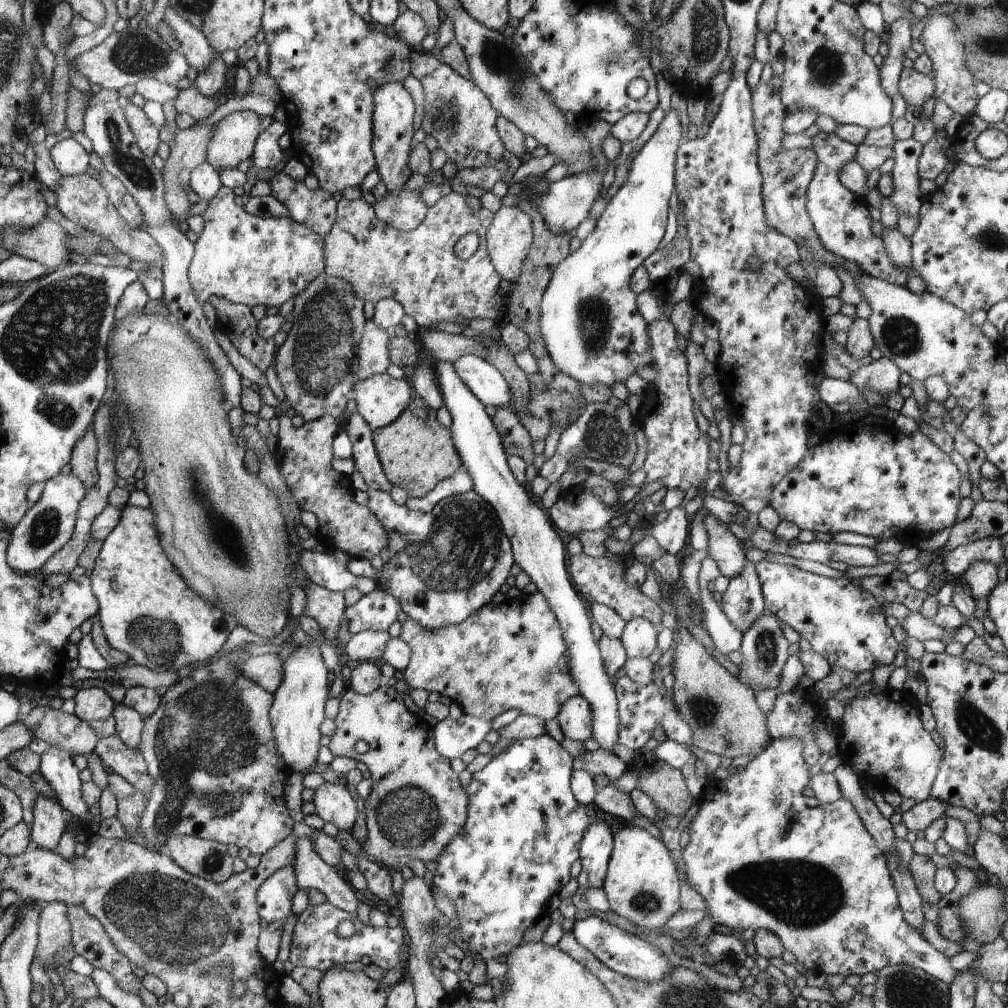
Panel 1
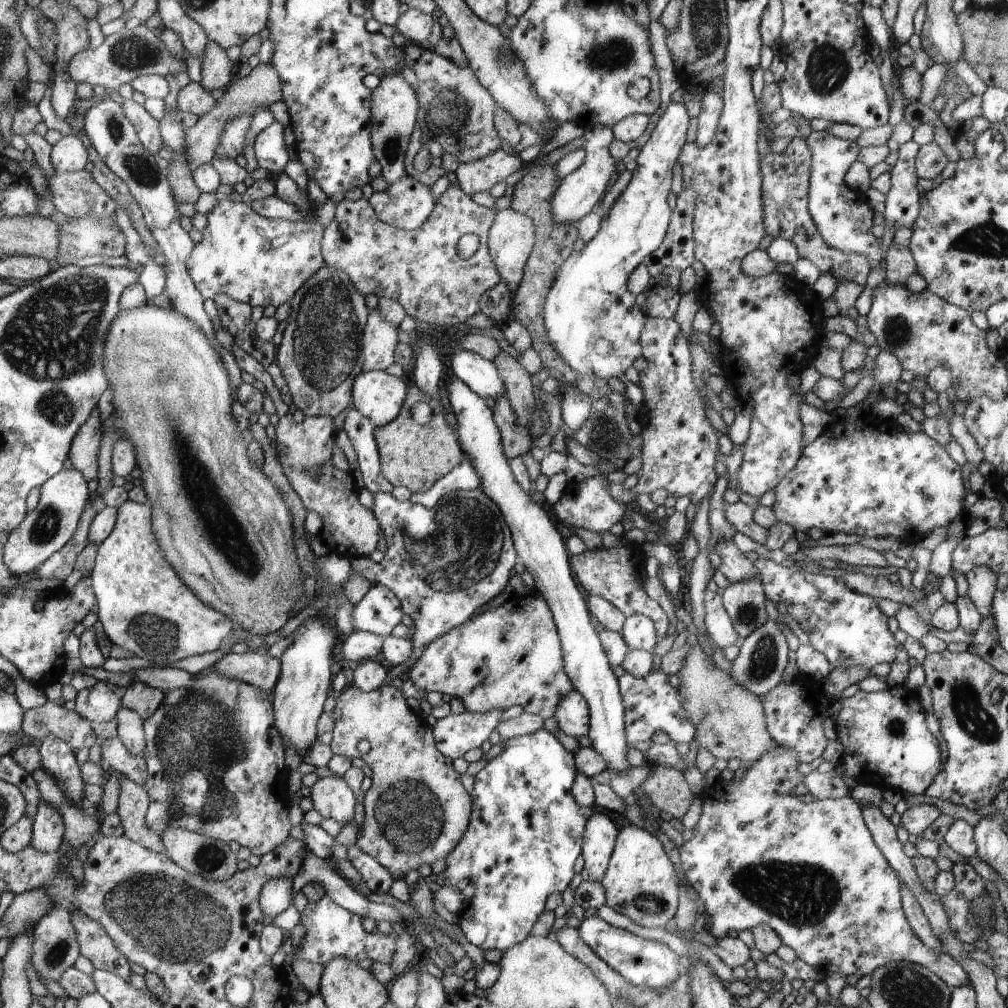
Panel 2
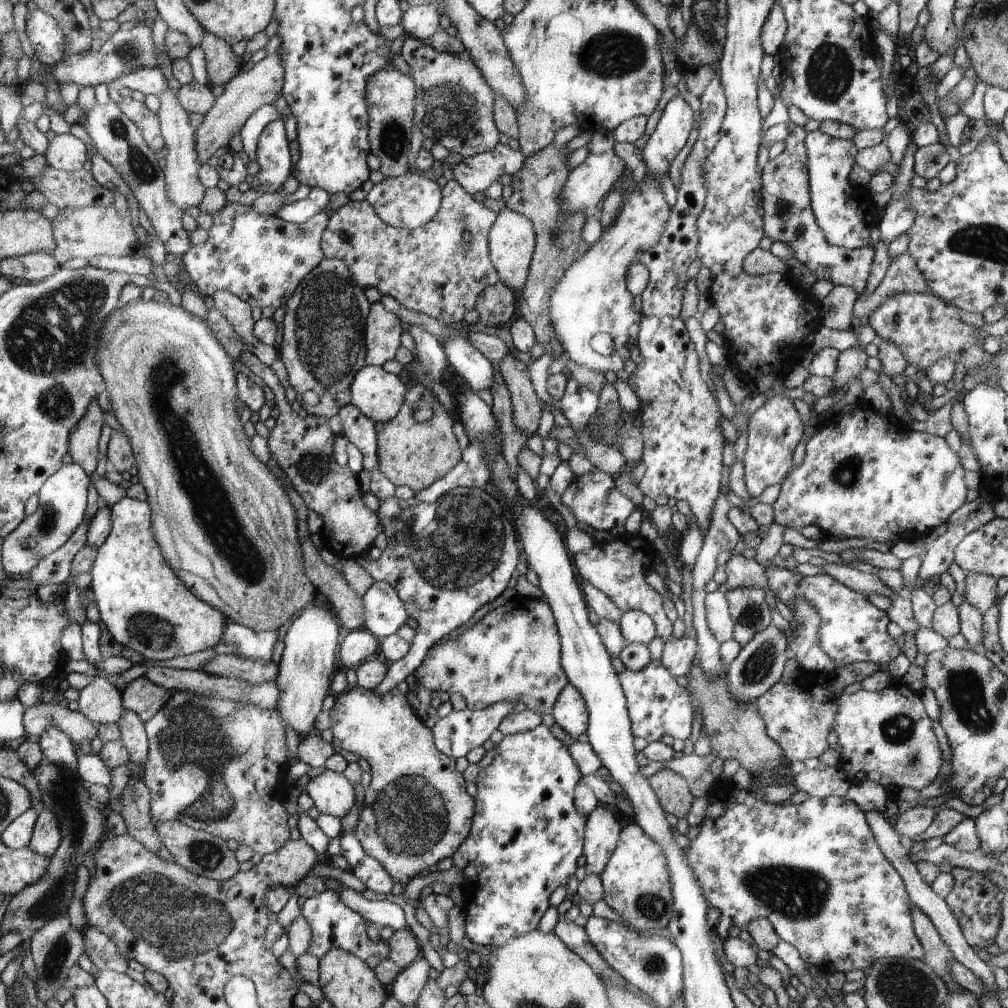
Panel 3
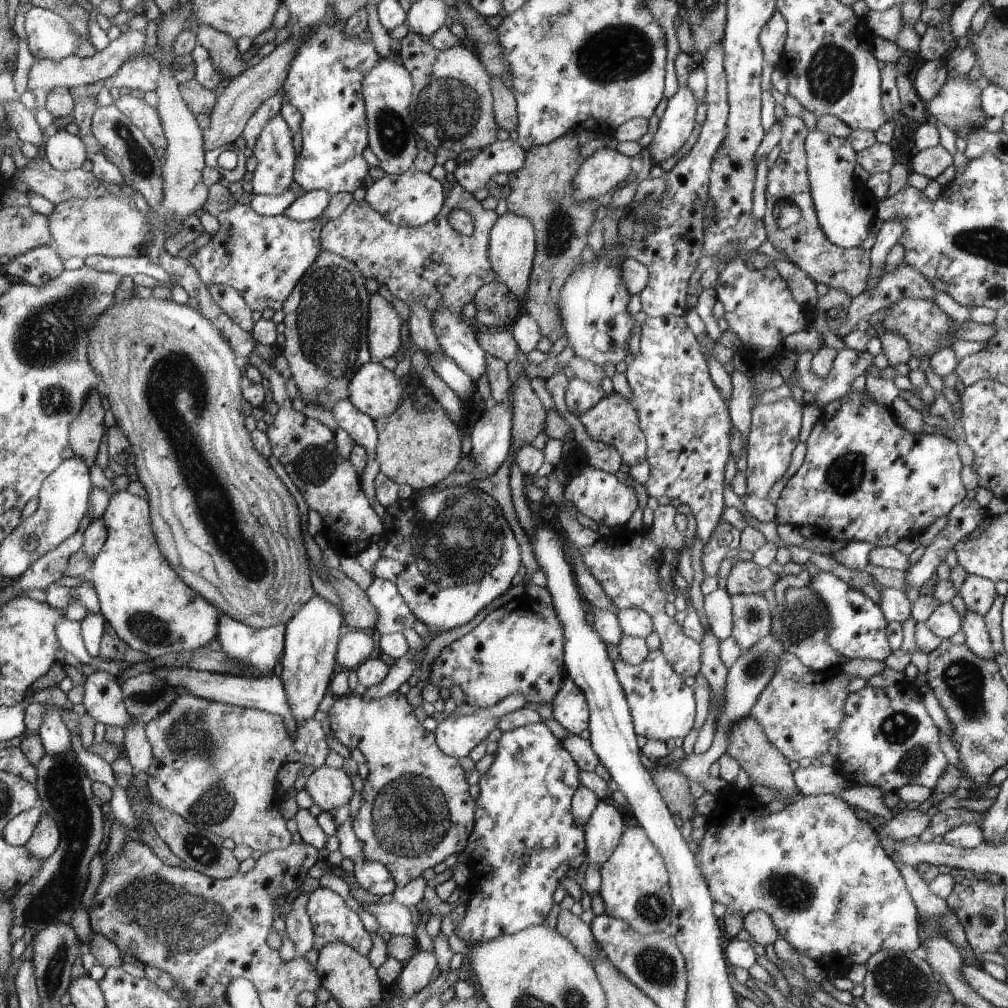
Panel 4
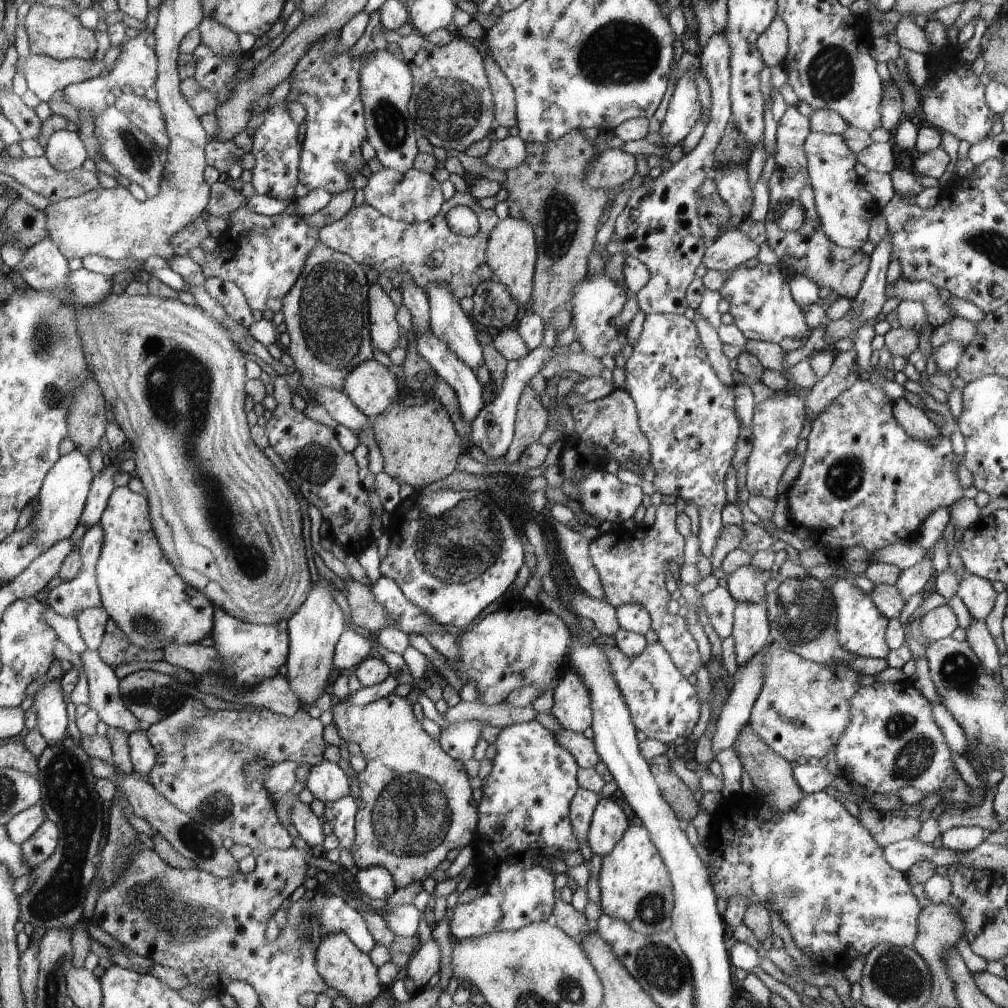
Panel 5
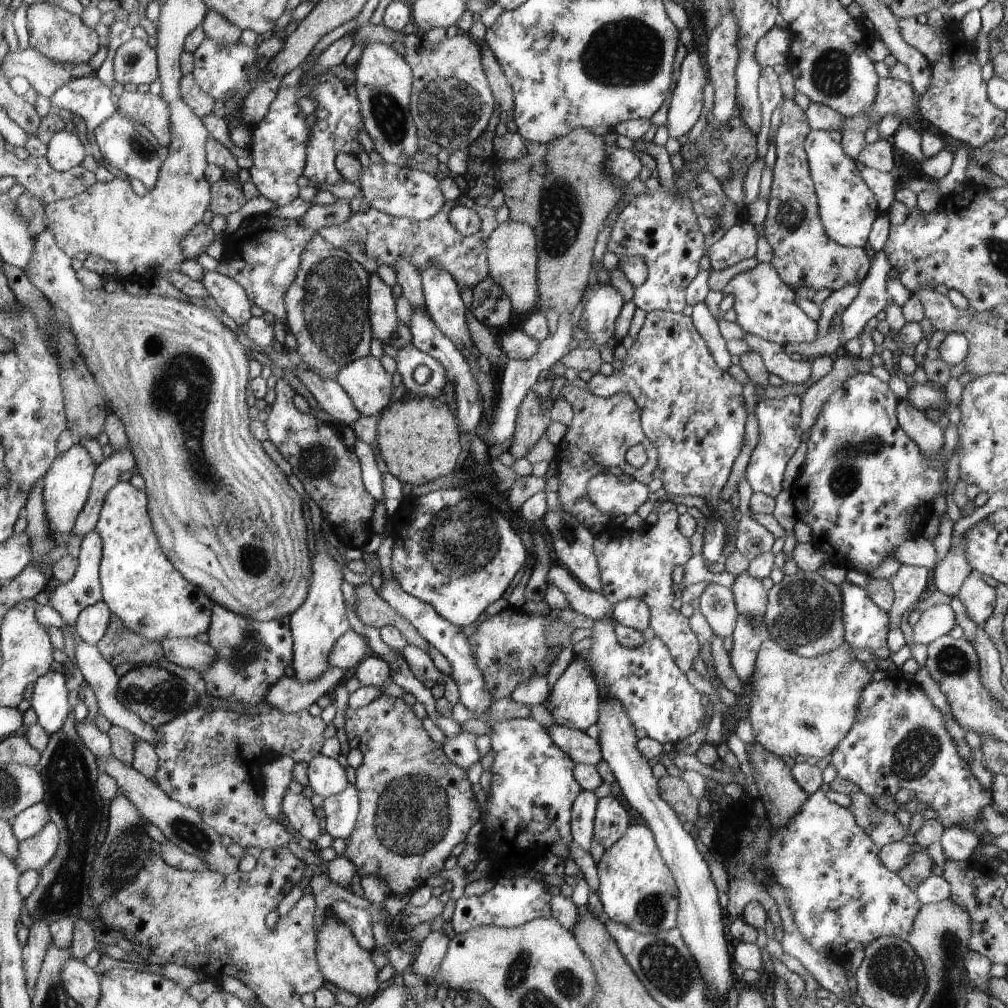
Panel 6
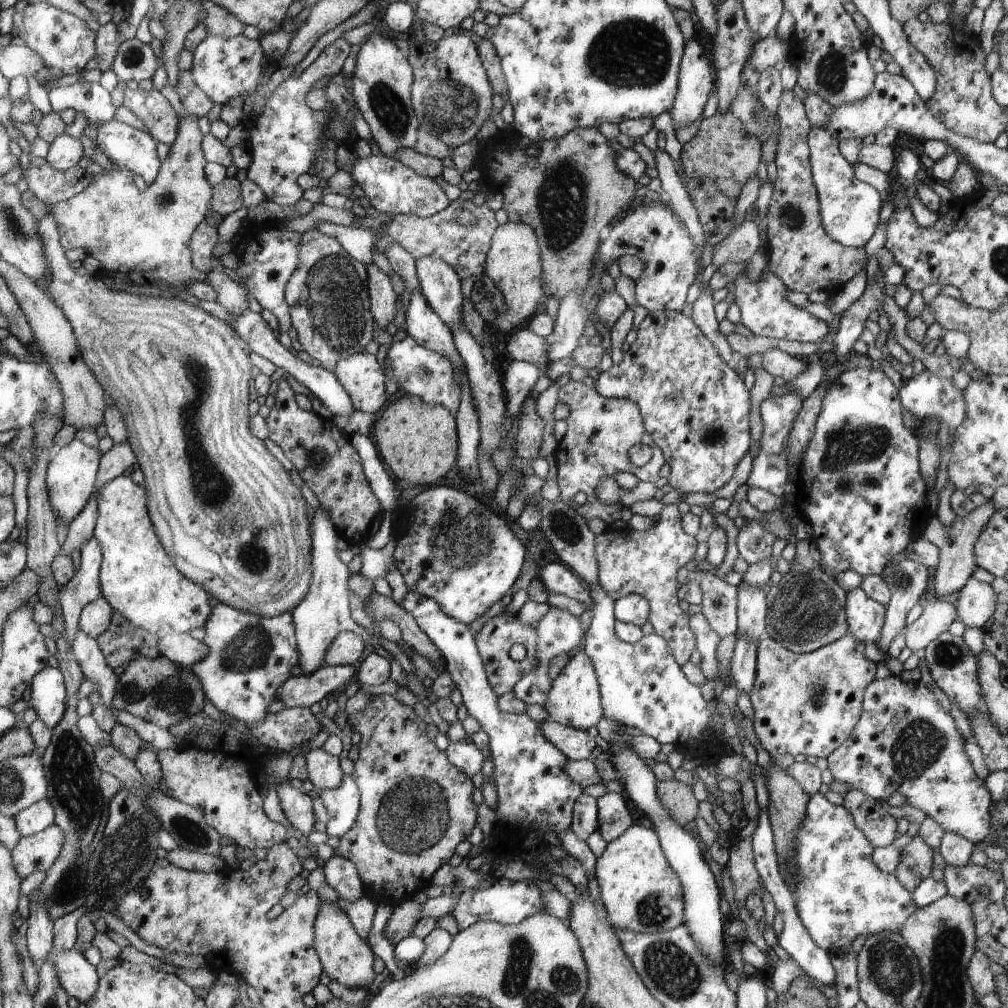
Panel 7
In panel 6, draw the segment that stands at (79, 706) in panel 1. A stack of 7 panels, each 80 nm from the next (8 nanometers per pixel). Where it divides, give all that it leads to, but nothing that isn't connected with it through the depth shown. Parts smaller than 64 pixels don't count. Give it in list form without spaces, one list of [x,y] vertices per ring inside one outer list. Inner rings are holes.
[[[79,640],[78,644],[75,644],[74,659],[75,666],[79,668],[80,672],[84,676],[84,682],[96,695],[98,701],[99,714],[102,714],[108,722],[112,722],[113,726],[118,726],[123,730],[128,730],[130,734],[134,734],[137,740],[142,742],[148,742],[153,746],[158,742],[158,732],[152,726],[146,725],[136,714],[129,712],[120,704],[116,694],[118,693],[119,678],[117,676],[116,668],[112,667],[106,658],[100,654],[96,645],[88,644],[84,640]]]

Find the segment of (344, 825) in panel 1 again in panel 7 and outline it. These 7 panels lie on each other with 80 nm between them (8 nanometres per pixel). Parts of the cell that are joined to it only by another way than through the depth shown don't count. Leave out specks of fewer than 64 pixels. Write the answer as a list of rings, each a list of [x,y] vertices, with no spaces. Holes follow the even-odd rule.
[[[315,748],[304,755],[309,780],[315,790],[333,790],[345,780],[340,770],[340,760],[326,752],[324,748]]]

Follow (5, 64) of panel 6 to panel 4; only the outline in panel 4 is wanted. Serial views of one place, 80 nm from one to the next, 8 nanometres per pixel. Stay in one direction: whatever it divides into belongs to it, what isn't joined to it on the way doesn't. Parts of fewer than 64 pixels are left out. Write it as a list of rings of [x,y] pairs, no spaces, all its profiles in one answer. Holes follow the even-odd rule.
[[[129,29],[128,32],[121,34],[113,42],[110,42],[102,52],[90,57],[68,56],[66,59],[60,61],[49,60],[48,58],[35,58],[35,62],[30,70],[28,90],[36,95],[36,103],[38,108],[45,107],[46,100],[49,98],[50,92],[54,88],[73,88],[98,83],[100,80],[109,79],[117,75],[121,71],[122,64],[126,63],[132,56],[138,54],[152,53],[153,49],[147,48],[146,36],[144,32]]]

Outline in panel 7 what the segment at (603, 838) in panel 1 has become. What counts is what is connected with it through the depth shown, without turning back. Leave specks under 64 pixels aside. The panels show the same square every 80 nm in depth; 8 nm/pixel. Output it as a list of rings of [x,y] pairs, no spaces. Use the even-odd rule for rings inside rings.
[[[607,791],[597,800],[597,808],[598,830],[607,844],[629,831],[628,826],[632,827],[632,816],[622,792]]]

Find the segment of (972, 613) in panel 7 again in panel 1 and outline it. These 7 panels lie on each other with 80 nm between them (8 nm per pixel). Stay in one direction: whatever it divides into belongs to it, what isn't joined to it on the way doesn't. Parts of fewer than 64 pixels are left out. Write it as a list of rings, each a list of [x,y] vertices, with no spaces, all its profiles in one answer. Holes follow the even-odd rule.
[[[982,560],[982,562],[972,562],[961,578],[961,581],[970,587],[968,594],[976,600],[974,617],[978,619],[984,618],[988,612],[988,594],[999,582],[997,571],[996,564]]]

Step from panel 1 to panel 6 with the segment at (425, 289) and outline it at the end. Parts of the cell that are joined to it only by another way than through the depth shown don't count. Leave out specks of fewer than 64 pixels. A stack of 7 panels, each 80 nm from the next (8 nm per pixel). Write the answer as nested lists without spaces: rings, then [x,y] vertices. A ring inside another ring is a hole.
[[[461,194],[456,200],[447,201],[445,207],[433,219],[414,221],[405,217],[387,216],[378,210],[370,209],[366,212],[353,213],[344,224],[322,228],[318,231],[318,234],[328,240],[330,244],[334,244],[334,248],[344,249],[345,245],[352,240],[362,242],[364,254],[368,258],[378,262],[378,265],[386,264],[392,269],[399,259],[404,258],[410,260],[418,271],[430,266],[444,268],[453,274],[458,285],[461,286],[461,290],[464,288],[474,289],[474,286],[480,280],[489,277],[489,240],[499,226],[496,222],[496,216],[494,216],[495,211],[491,205],[487,207],[478,206],[473,198]],[[460,205],[466,206],[466,208],[470,208],[478,214],[481,226],[476,234],[462,236],[450,224],[450,218],[448,218],[450,210]]]

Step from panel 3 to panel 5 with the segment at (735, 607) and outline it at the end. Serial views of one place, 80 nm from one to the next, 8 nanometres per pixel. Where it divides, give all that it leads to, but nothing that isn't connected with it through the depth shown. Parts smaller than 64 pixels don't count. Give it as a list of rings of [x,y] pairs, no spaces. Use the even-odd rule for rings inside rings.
[[[737,602],[737,604],[731,638],[736,642],[738,666],[746,666],[768,642],[770,622],[767,616],[767,602],[762,604]]]

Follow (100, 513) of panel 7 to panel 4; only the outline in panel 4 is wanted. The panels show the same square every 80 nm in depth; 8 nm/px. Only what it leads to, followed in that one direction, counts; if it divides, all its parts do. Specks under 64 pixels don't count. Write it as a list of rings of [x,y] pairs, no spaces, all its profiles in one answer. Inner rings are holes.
[[[126,490],[116,492],[110,496],[110,501],[106,508],[106,512],[104,512],[104,515],[102,516],[102,520],[105,521],[106,529],[108,530],[108,538],[106,538],[105,547],[102,548],[101,552],[96,556],[91,565],[89,578],[92,580],[94,589],[97,590],[98,597],[100,598],[100,613],[106,618],[108,626],[111,625],[114,633],[118,634],[118,638],[124,640],[124,643],[128,644],[133,650],[148,654],[153,660],[172,652],[188,652],[188,650],[196,650],[196,648],[204,647],[204,645],[208,644],[211,640],[216,640],[218,635],[218,624],[220,623],[221,617],[220,610],[218,610],[216,606],[209,604],[204,597],[194,592],[190,586],[187,586],[187,584],[176,575],[176,572],[170,567],[166,558],[160,553],[151,528],[148,500],[142,499],[140,496],[134,496],[133,493],[127,492]]]

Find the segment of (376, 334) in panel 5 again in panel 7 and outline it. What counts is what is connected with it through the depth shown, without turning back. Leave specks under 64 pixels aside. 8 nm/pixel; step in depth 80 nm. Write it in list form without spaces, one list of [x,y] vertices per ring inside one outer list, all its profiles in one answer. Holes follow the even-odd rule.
[[[375,263],[366,264],[368,269],[368,284],[369,284],[369,308],[372,310],[375,329],[388,330],[388,324],[394,321],[396,316],[396,306],[398,303],[398,296],[394,292],[390,276],[384,274]]]

